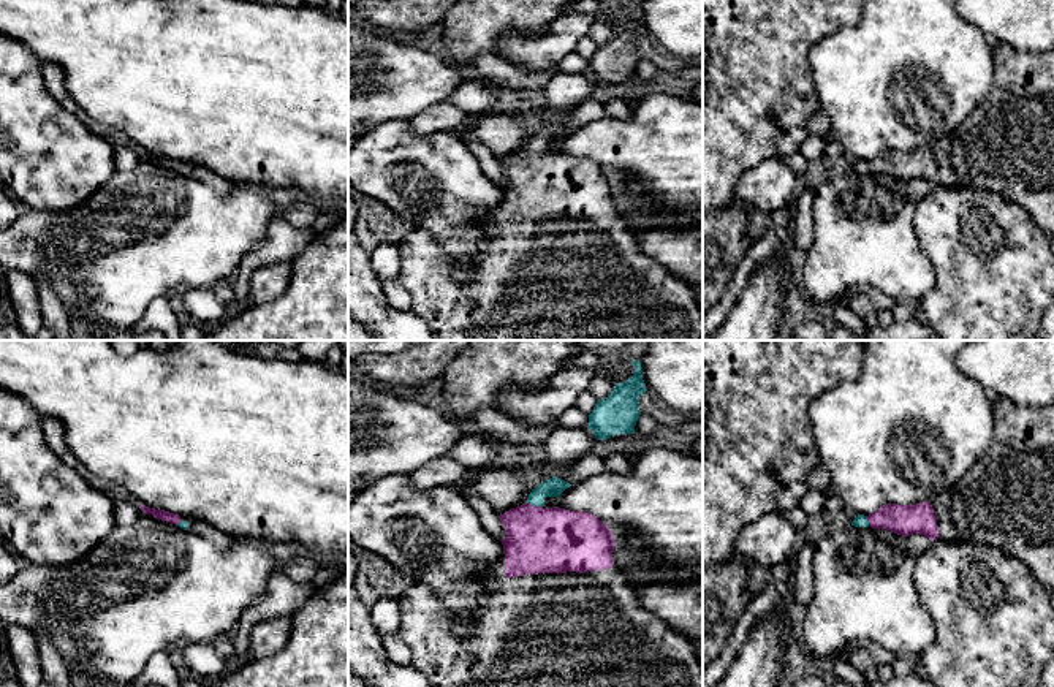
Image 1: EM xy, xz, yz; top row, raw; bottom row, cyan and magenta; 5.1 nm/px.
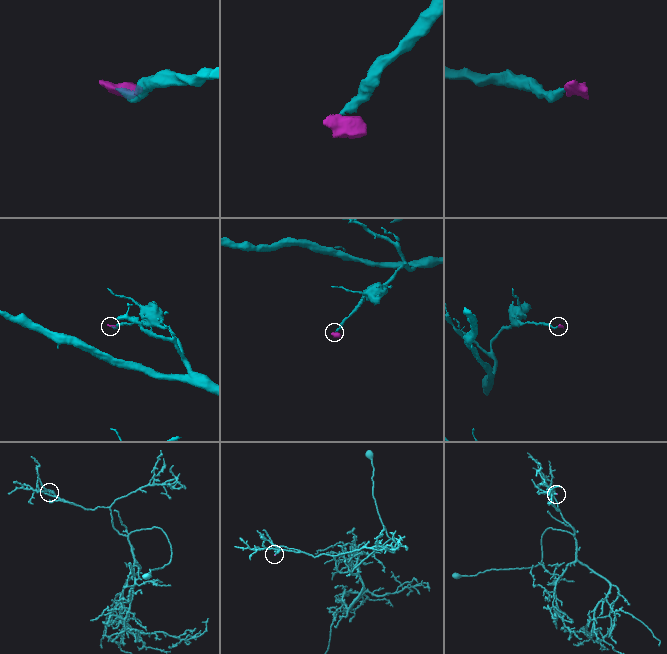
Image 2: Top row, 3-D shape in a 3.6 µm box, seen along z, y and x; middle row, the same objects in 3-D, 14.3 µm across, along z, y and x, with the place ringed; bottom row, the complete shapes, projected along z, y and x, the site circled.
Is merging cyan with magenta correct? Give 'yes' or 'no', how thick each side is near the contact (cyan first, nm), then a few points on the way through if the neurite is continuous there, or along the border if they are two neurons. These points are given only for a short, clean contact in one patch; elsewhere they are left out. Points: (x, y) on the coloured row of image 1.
yes | 100/340 nm | across xz (554, 486), (548, 488), (534, 505), (534, 534), (538, 540)

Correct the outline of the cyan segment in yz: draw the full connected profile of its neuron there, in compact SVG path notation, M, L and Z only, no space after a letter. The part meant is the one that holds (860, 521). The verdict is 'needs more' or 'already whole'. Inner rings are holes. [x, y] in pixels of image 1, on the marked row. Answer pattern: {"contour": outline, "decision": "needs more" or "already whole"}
{"contour": "M999 397L994 404L994 440L989 450L950 489L915 505L886 503L875 513L858 514L851 526L886 529L897 535L924 535L931 541L969 541L988 545L1022 560L1038 583L1054 594L1054 404L1041 408L1016 404Z", "decision": "needs more"}

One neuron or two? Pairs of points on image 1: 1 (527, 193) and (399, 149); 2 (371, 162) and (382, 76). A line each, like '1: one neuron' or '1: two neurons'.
1: two neurons
2: two neurons

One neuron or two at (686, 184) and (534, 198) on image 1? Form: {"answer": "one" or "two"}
{"answer": "two"}

